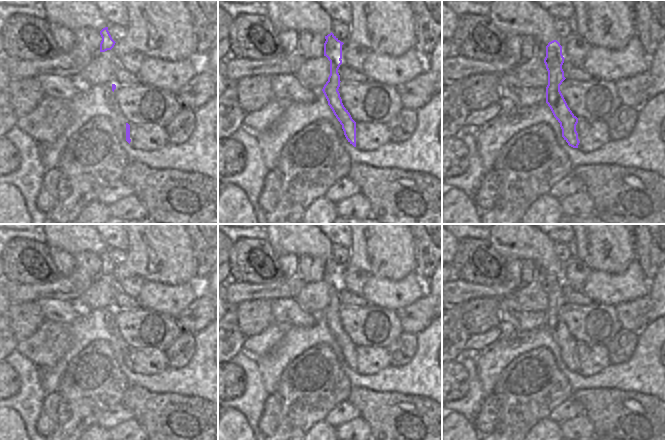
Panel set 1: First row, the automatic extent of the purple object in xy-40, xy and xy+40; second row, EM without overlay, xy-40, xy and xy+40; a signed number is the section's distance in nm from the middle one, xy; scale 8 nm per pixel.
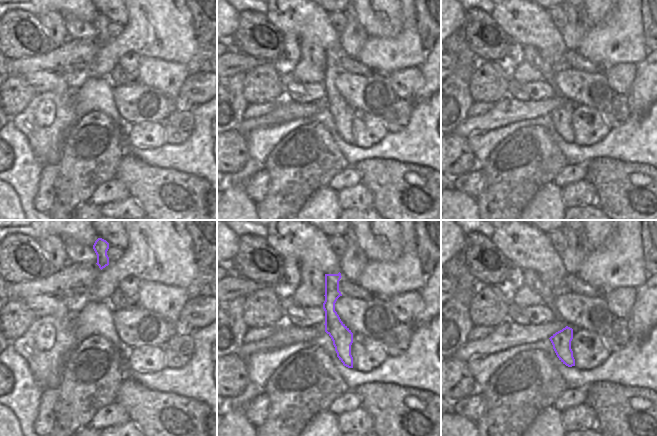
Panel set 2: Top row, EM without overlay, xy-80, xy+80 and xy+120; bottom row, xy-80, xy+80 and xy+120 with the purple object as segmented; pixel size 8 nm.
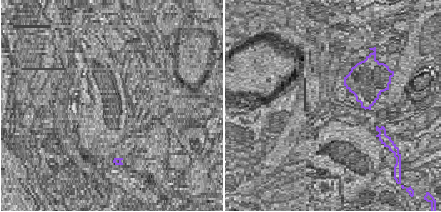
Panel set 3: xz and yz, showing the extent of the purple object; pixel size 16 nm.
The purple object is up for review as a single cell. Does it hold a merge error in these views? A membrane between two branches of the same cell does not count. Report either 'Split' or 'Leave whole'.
Leave whole.

